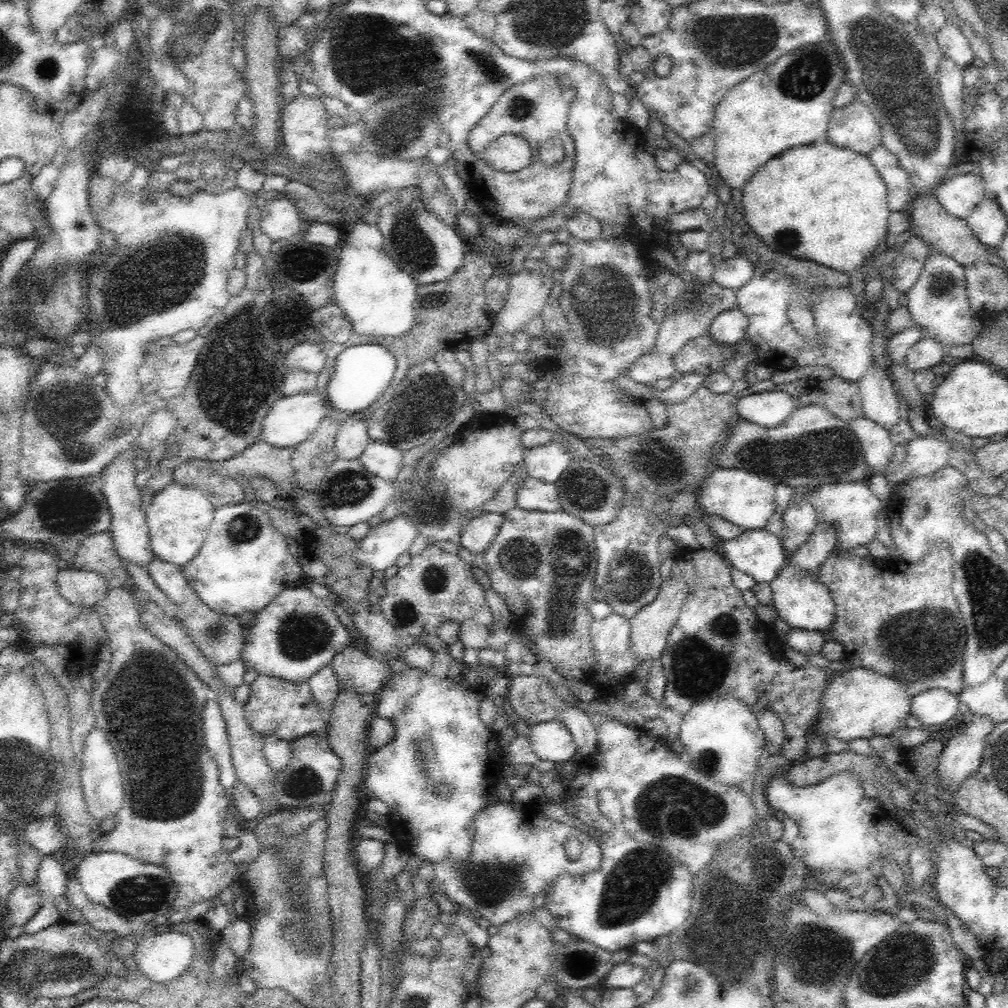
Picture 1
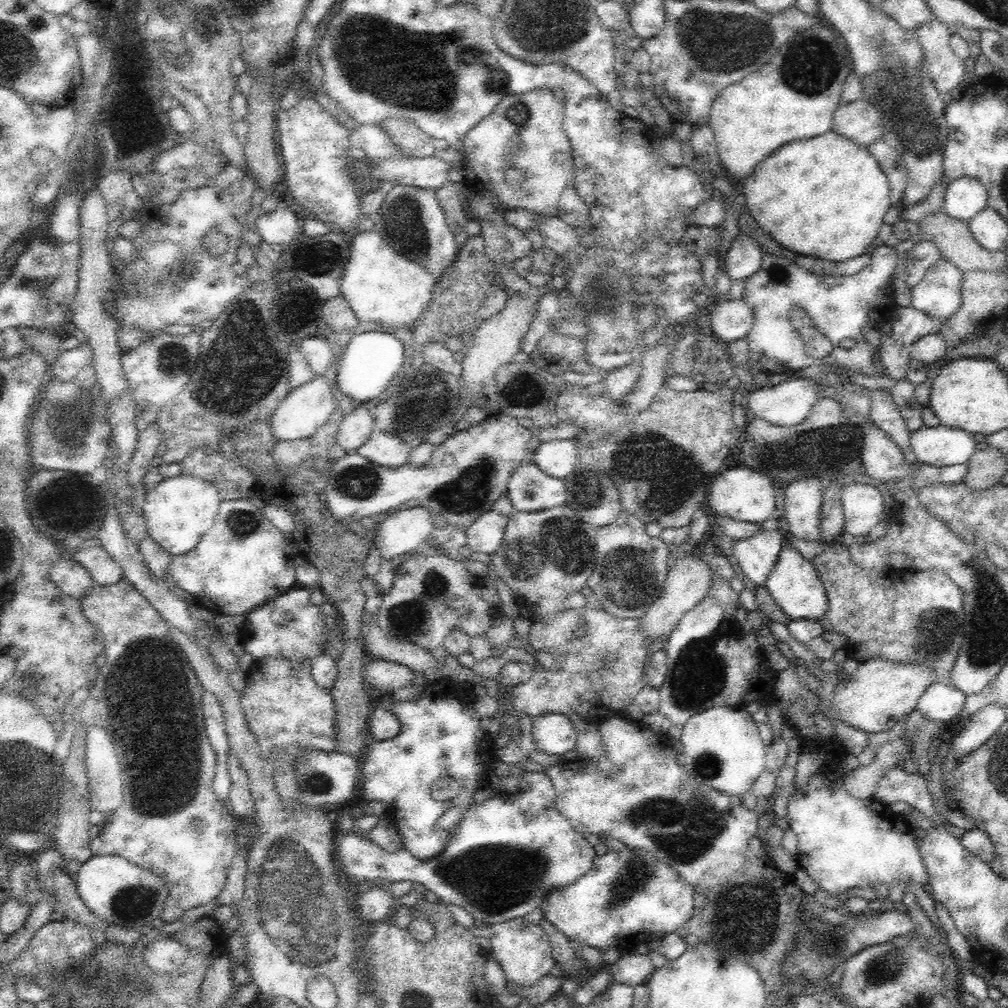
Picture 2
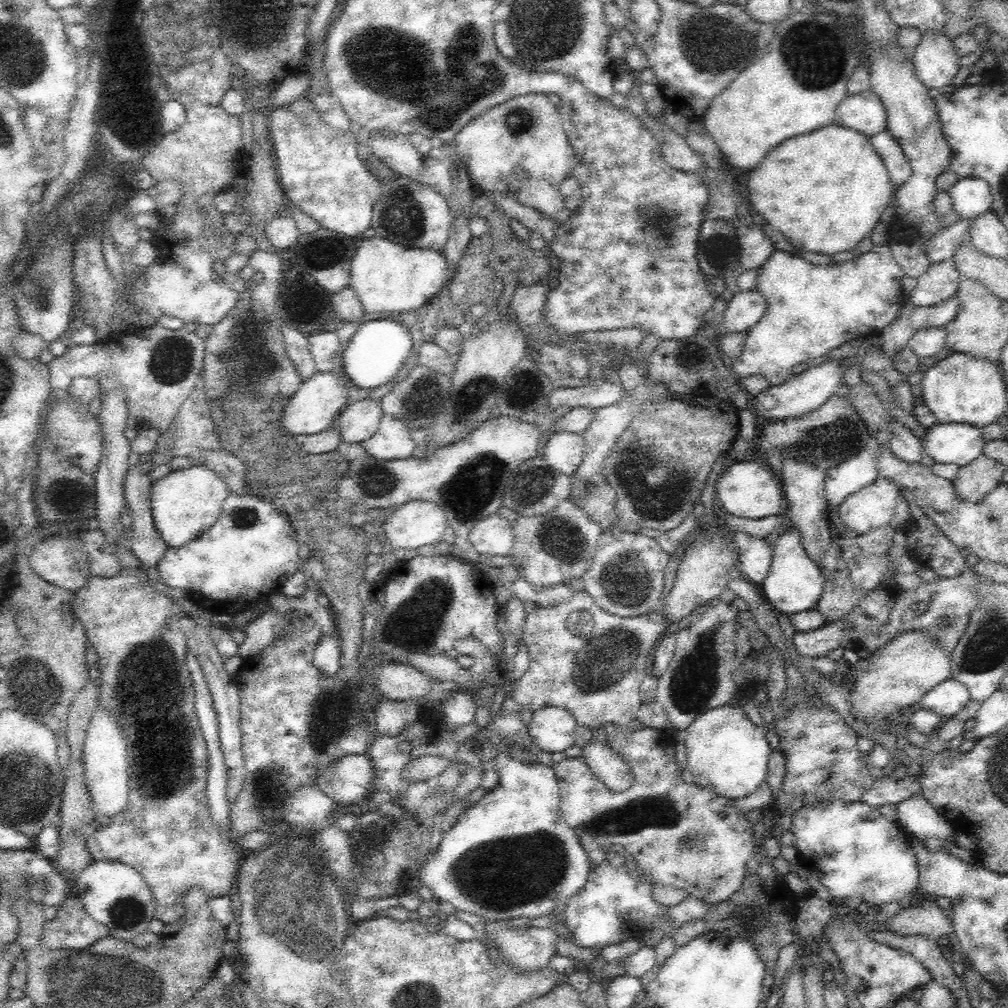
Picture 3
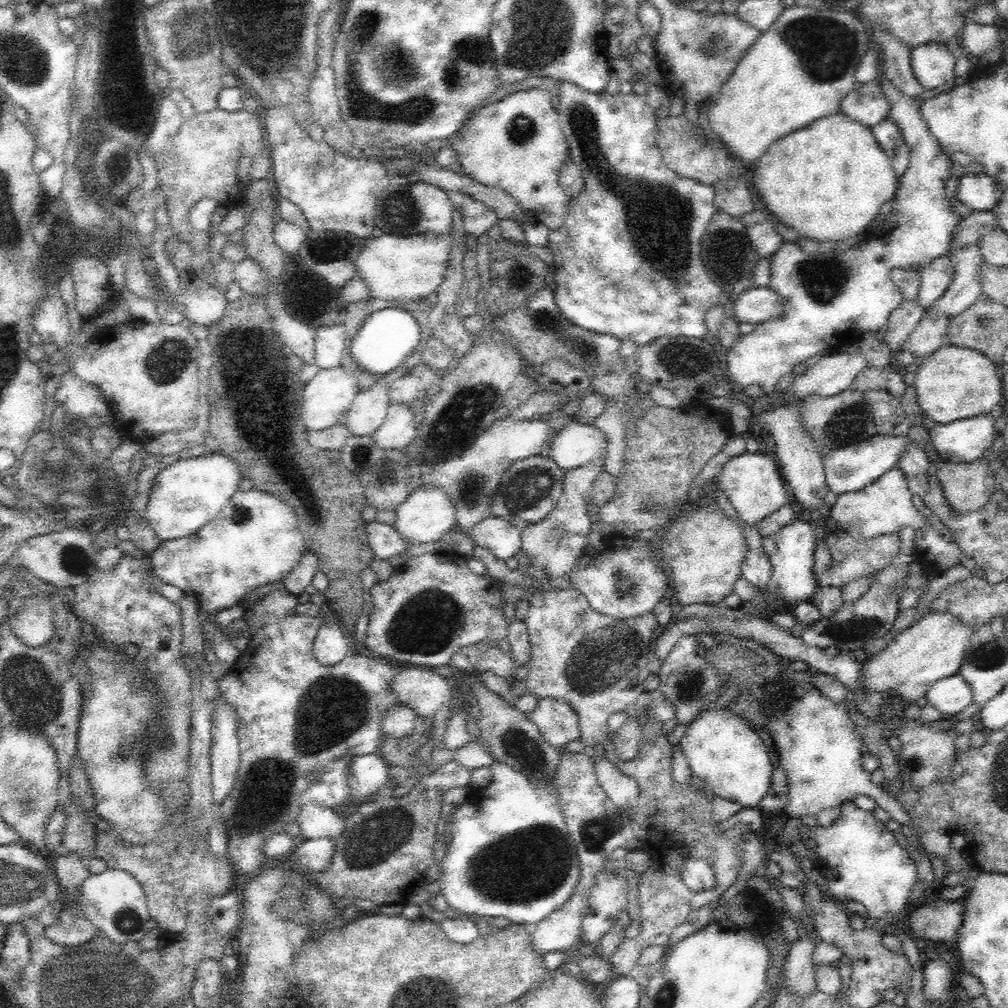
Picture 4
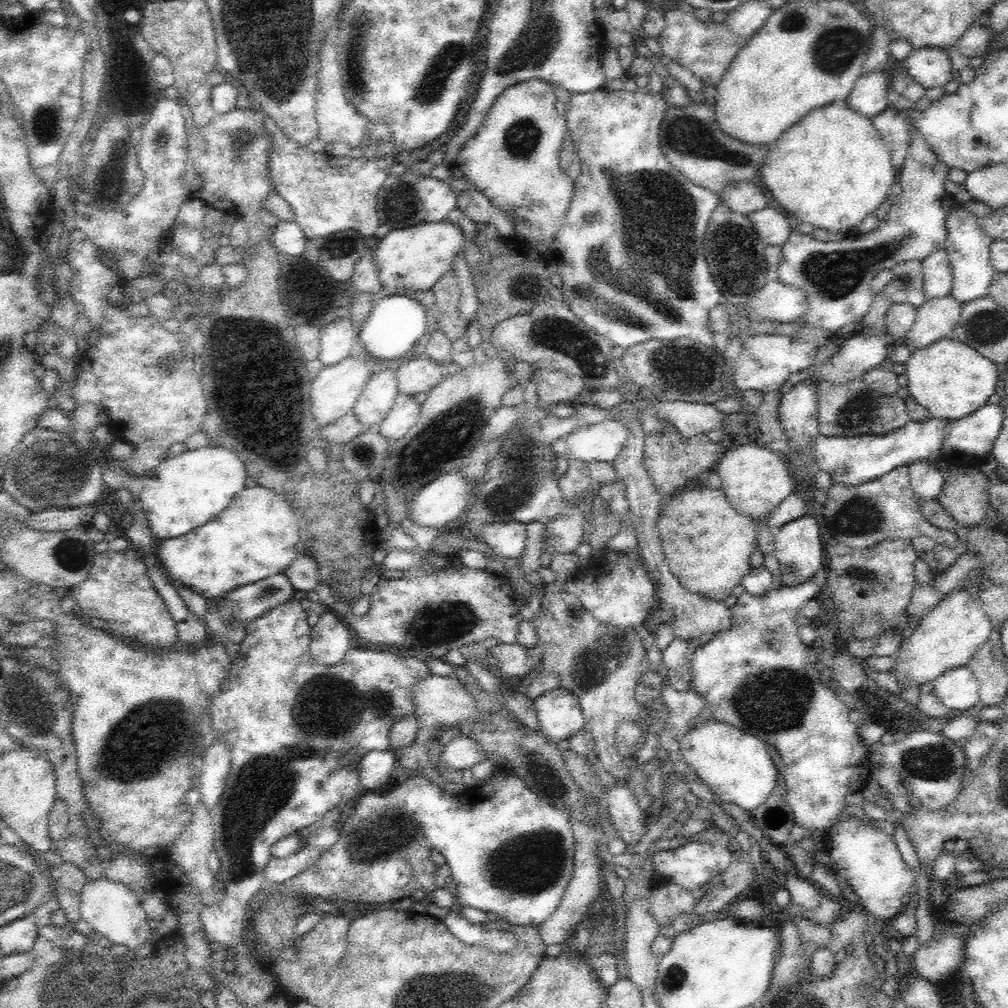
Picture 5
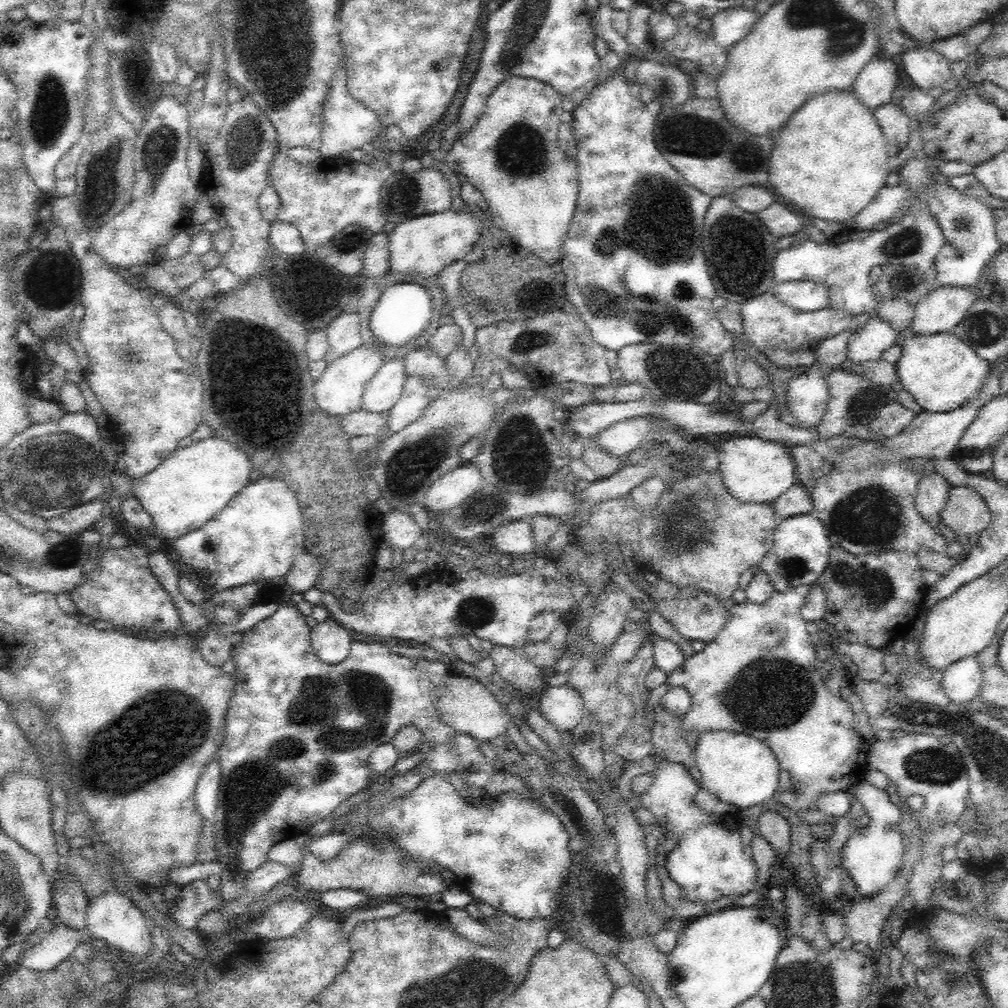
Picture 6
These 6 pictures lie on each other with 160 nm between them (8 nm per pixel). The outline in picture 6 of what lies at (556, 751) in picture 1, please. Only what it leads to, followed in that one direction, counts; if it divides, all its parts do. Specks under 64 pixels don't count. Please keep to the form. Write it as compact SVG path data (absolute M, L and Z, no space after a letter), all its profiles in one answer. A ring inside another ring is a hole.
M565 684L544 687L540 694L540 713L559 732L571 732L580 724L585 712L580 693Z

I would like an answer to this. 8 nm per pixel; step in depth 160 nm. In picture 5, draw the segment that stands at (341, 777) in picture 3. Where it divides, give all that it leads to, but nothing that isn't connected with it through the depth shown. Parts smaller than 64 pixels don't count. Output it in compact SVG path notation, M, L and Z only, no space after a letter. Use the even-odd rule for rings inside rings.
M390 750L372 751L362 757L359 765L361 790L376 790L393 780L396 756Z

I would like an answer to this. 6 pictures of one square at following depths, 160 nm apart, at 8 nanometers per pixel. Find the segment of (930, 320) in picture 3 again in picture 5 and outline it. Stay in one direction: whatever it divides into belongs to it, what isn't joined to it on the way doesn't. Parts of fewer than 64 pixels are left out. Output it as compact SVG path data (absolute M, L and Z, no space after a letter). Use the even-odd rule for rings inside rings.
M956 203L948 211L948 238L944 251L948 254L952 271L952 291L950 296L956 298L961 304L987 296L990 282L996 272L991 264L990 250L993 239L982 231L979 218L968 211L963 203Z

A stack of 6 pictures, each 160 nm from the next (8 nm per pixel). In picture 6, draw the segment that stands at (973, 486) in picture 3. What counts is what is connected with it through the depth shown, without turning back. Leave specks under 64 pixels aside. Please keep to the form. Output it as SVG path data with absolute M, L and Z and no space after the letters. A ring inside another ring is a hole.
M967 486L951 487L939 514L944 525L966 537L982 533L990 527L992 519L986 501Z

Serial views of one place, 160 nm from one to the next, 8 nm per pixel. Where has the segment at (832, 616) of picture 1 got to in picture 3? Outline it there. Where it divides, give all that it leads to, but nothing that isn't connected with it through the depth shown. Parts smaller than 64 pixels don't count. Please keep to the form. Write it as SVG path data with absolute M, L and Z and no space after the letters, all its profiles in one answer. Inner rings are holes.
M791 528L780 532L773 542L770 570L759 586L762 596L772 608L786 615L816 609L825 582L826 578L819 565L807 556L798 531Z

